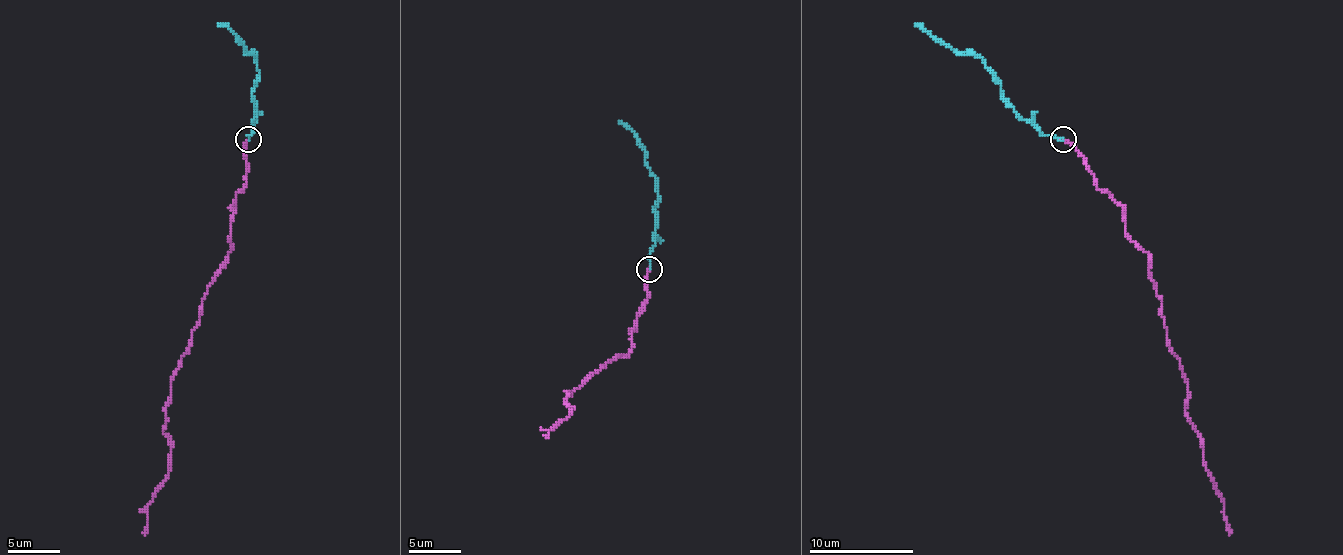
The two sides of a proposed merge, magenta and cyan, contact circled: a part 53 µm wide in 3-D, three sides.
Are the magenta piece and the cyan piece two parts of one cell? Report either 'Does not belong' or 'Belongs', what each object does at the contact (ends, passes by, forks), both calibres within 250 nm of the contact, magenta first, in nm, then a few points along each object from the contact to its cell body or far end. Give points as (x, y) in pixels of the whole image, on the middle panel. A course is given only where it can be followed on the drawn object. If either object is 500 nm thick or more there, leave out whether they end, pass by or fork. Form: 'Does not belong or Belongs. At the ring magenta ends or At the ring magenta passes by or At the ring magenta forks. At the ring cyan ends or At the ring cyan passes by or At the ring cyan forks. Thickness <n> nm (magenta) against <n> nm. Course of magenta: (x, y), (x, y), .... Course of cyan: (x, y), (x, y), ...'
Belongs. At the ring magenta ends. At the ring cyan ends. Thickness 200 nm (magenta) against 170 nm. Course of magenta: (650, 269), (629, 355), (567, 391), (572, 412), (546, 435). Course of cyan: (650, 269), (650, 248), (655, 227), (652, 209), (660, 199), (639, 139), (619, 121)

